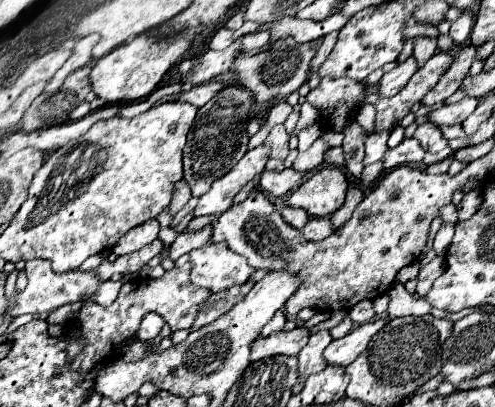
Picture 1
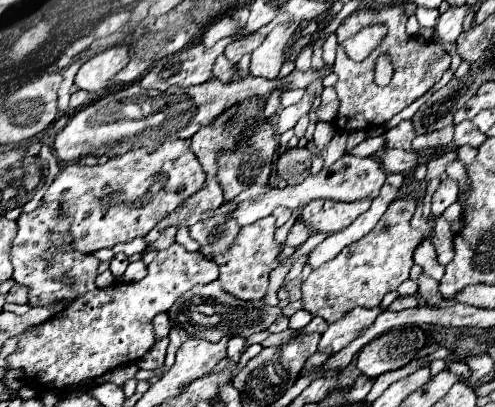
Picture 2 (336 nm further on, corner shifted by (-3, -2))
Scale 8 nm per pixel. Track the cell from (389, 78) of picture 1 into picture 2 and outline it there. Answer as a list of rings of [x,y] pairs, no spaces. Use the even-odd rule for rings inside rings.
[[[460,5],[460,7],[450,7],[446,13],[440,15],[440,21],[436,25],[440,39],[444,41],[456,41],[458,35],[462,33],[462,23],[468,13],[470,5]]]

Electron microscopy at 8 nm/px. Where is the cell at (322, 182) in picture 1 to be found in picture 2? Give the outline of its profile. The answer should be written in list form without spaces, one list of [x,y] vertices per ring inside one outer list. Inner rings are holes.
[[[316,199],[302,209],[300,217],[312,231],[322,231],[326,235],[332,235],[336,231],[346,229],[358,215],[368,211],[370,203],[372,199],[362,199],[352,203]]]

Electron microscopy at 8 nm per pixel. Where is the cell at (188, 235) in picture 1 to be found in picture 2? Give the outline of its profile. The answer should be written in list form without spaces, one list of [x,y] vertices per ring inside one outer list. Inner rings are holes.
[[[342,155],[334,165],[330,165],[328,169],[318,171],[316,175],[308,175],[304,179],[304,183],[294,185],[294,187],[284,187],[284,189],[270,189],[266,195],[254,199],[254,201],[242,201],[238,205],[238,209],[232,213],[232,217],[236,217],[236,221],[240,223],[240,227],[250,225],[254,221],[258,221],[260,217],[268,217],[276,207],[288,207],[290,211],[294,209],[302,209],[304,205],[308,205],[314,199],[332,199],[332,201],[358,201],[358,199],[374,199],[380,193],[380,187],[386,181],[386,173],[380,165],[378,159],[374,157],[352,157],[352,155]]]

